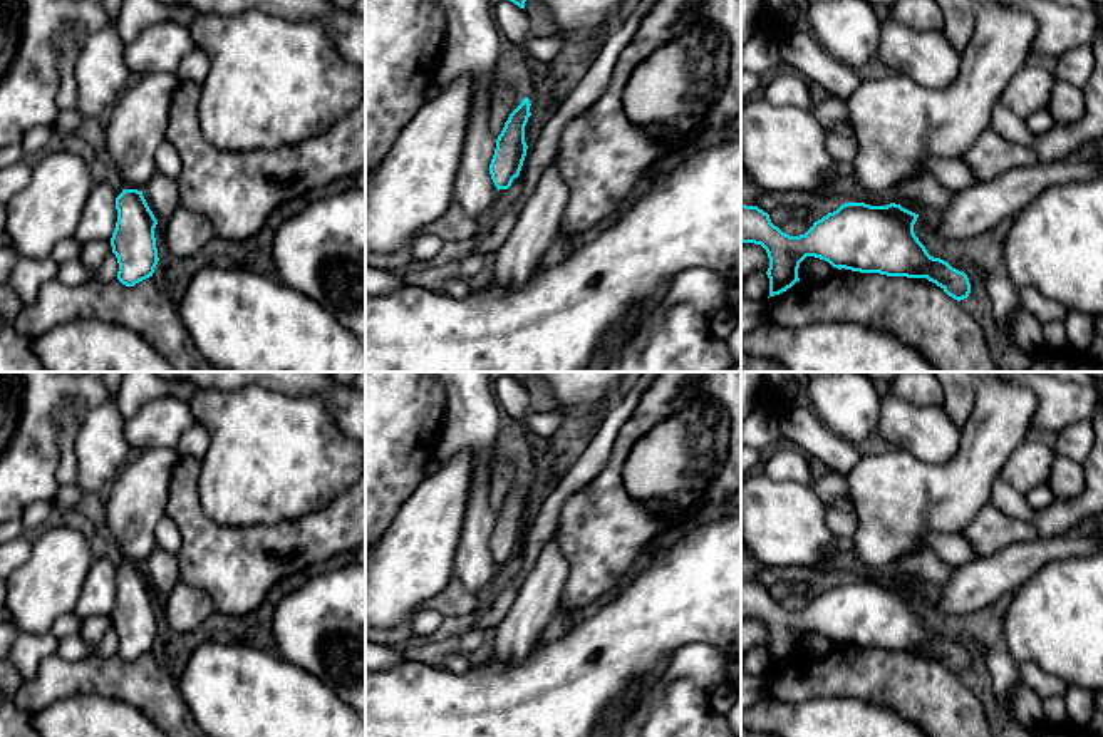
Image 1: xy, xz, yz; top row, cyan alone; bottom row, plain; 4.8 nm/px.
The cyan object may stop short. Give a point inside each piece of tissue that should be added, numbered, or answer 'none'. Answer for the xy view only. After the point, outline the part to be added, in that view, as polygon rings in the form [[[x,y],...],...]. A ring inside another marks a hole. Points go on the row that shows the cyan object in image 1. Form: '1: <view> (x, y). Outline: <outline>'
1: xy (134, 128). Outline: [[[153,74],[153,75],[146,75],[142,79],[132,80],[129,82],[129,85],[121,92],[121,95],[117,97],[116,104],[111,107],[111,111],[107,112],[106,119],[102,121],[101,127],[99,127],[99,141],[102,141],[106,144],[106,149],[112,159],[112,162],[116,164],[116,168],[121,173],[122,178],[122,189],[117,191],[117,196],[124,191],[124,189],[137,189],[142,191],[148,183],[151,181],[151,178],[158,173],[156,169],[156,162],[154,162],[154,154],[158,151],[158,147],[166,141],[166,131],[168,131],[168,112],[171,109],[171,99],[173,94],[176,90],[176,87],[179,85],[179,79],[176,74]]]

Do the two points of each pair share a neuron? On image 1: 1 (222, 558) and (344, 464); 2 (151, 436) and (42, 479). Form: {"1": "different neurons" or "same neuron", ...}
{"1": "different neurons", "2": "different neurons"}

